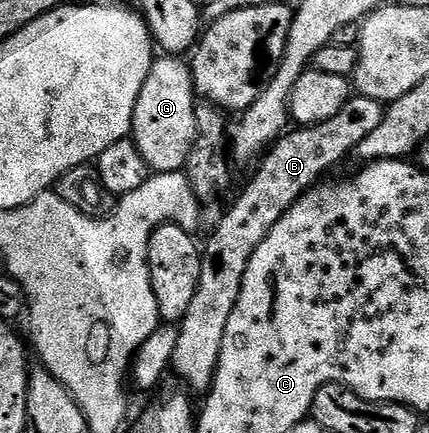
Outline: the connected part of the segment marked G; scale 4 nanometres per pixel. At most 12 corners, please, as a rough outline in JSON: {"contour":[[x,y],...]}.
{"contour":[[156,59],[133,113],[150,171],[181,172],[195,144],[193,72]]}

